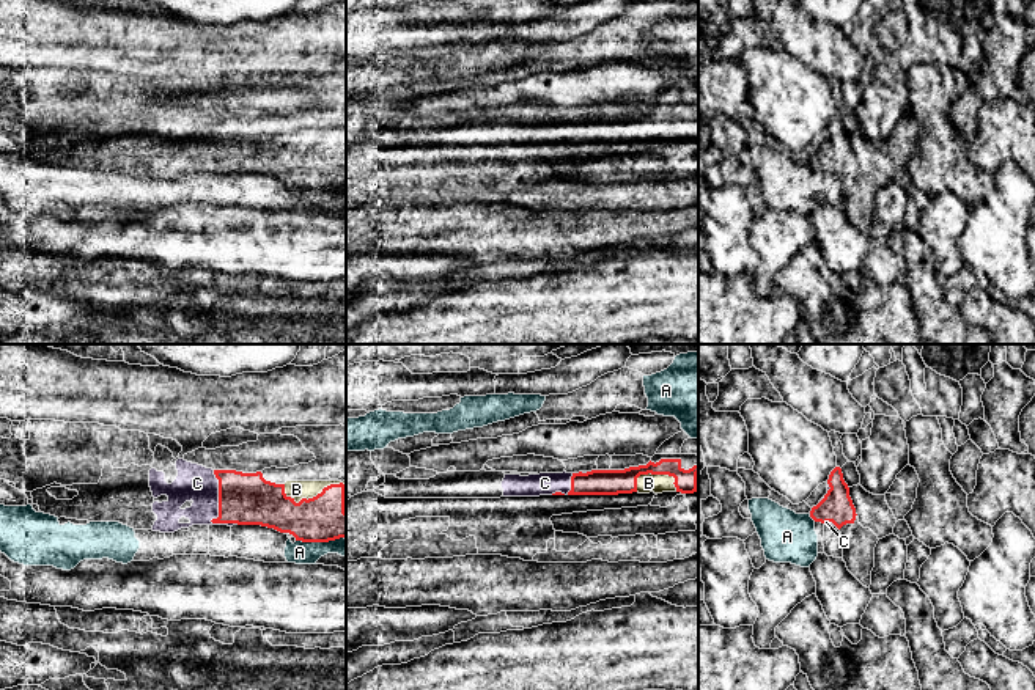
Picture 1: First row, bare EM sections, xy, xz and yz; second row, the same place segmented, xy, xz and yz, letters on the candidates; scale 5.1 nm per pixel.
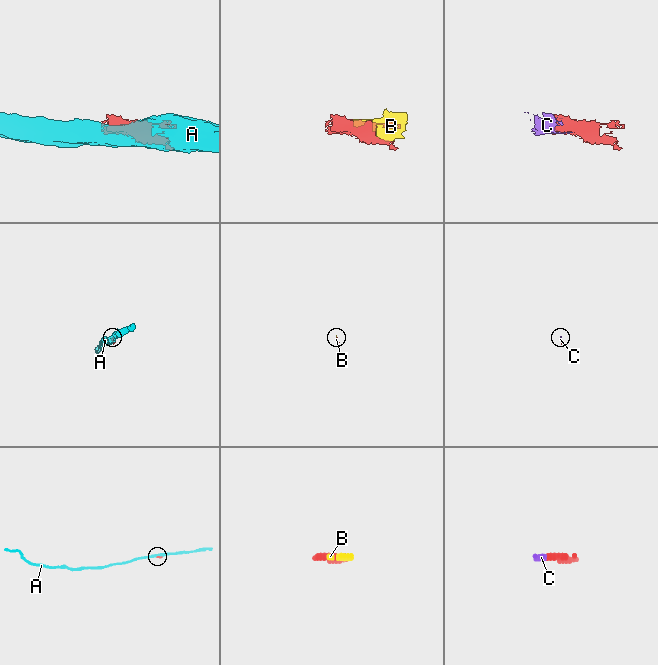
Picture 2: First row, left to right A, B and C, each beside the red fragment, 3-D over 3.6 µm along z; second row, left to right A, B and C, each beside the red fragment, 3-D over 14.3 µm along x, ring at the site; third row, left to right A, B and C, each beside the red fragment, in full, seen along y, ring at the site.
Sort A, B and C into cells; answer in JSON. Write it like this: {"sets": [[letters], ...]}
{"sets": [["A"], ["B", "C"]]}

